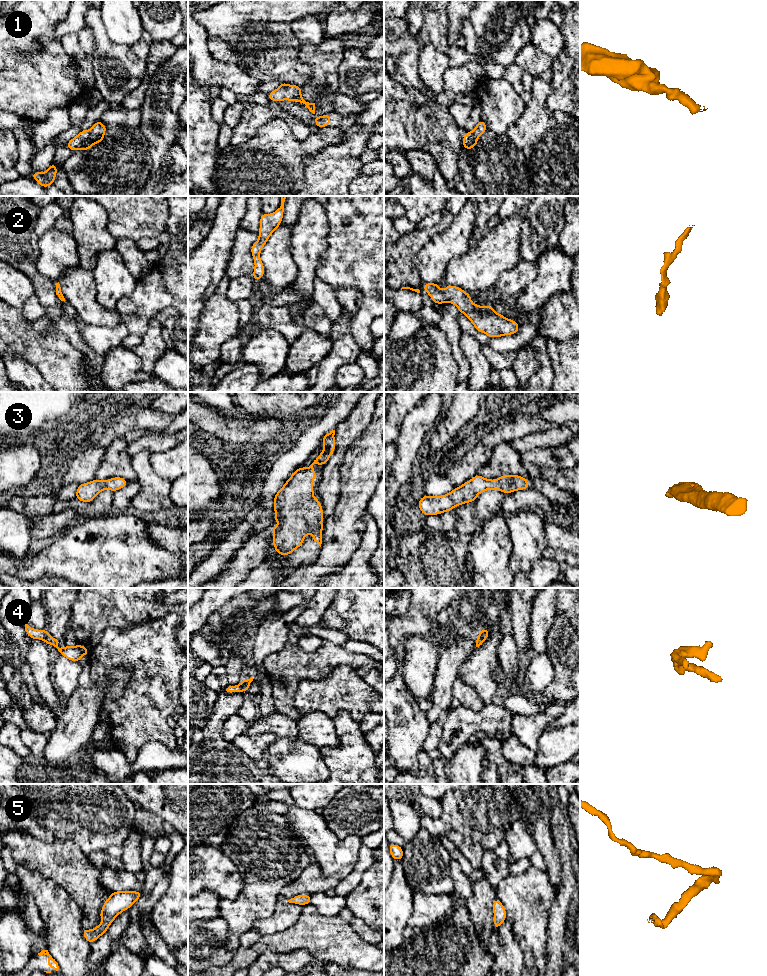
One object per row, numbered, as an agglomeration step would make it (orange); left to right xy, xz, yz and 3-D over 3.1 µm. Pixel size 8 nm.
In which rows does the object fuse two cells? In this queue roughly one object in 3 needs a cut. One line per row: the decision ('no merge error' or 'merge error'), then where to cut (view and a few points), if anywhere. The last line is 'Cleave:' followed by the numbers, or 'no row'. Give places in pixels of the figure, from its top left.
1: no merge error | no cut
2: no merge error | no cut
3: no merge error | no cut
4: no merge error | no cut
5: no merge error | no cut
Cleave: no row

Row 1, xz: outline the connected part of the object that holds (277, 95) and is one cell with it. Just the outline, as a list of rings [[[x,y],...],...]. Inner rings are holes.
[[[282,82],[280,86],[270,92],[267,96],[270,101],[276,101],[281,102],[282,100],[288,100],[288,101],[297,101],[299,103],[304,104],[310,112],[315,114],[315,103],[307,102],[303,99],[301,96],[301,89],[302,87],[297,85],[288,85],[285,82]]]

